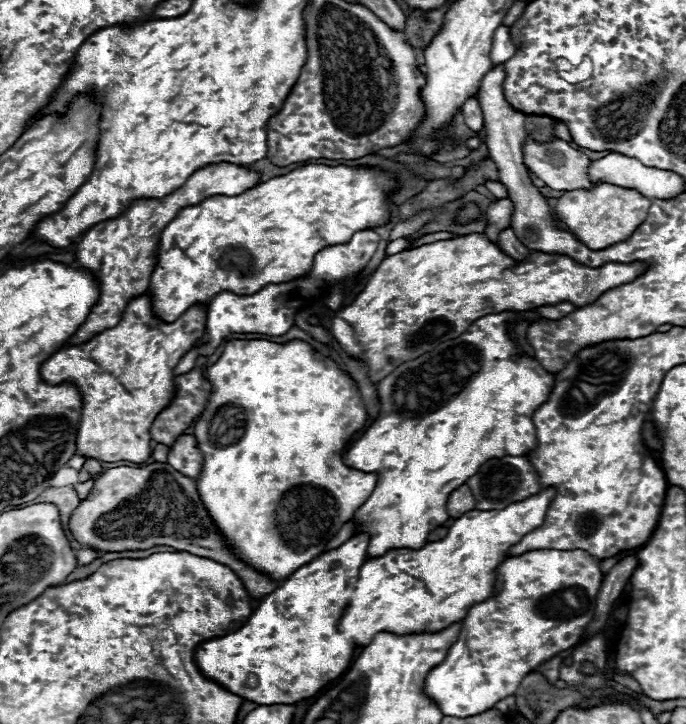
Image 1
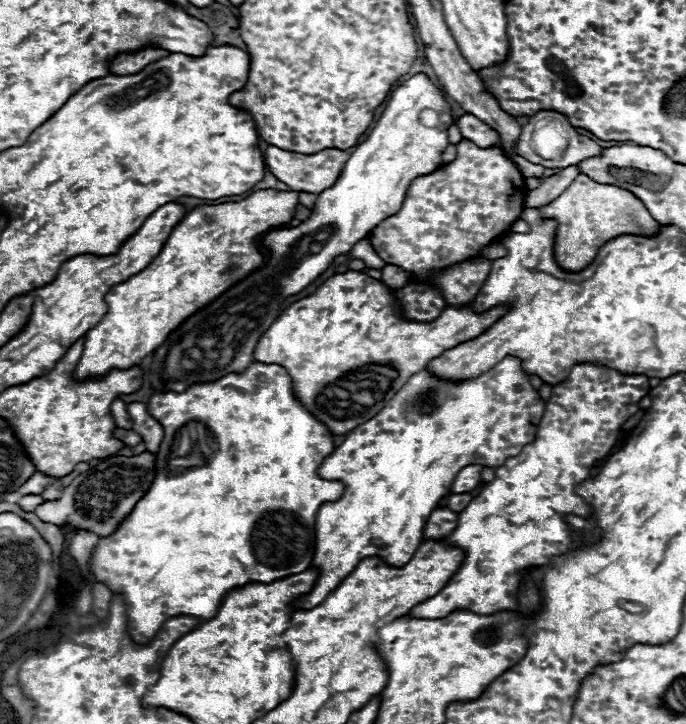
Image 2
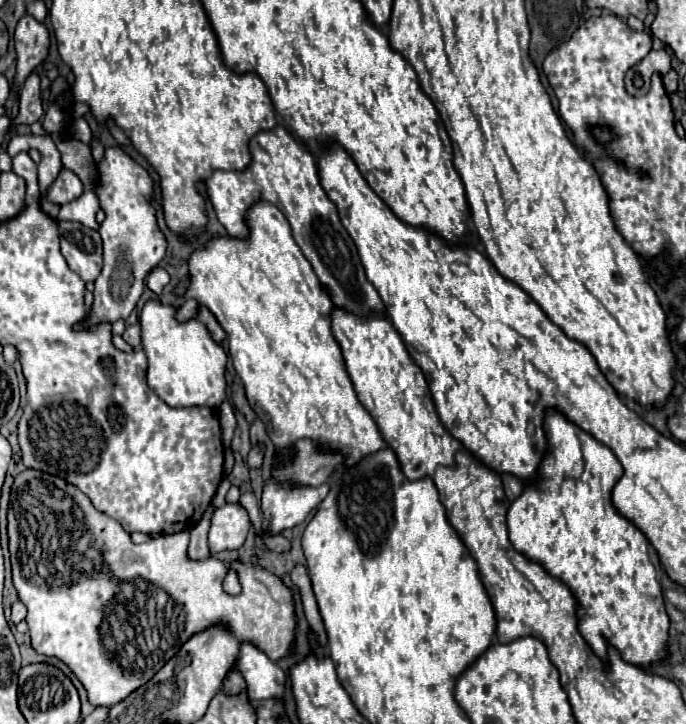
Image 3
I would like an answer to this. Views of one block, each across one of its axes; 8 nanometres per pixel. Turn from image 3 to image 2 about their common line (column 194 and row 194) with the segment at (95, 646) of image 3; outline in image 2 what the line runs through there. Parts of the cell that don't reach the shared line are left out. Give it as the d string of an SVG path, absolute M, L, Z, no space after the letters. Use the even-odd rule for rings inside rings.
M578 174L576 180L548 206L540 208L542 216L558 220L554 256L564 270L584 270L608 240L620 234L644 234L652 236L658 222L648 214L644 204L628 190L616 186L596 184L586 174Z

